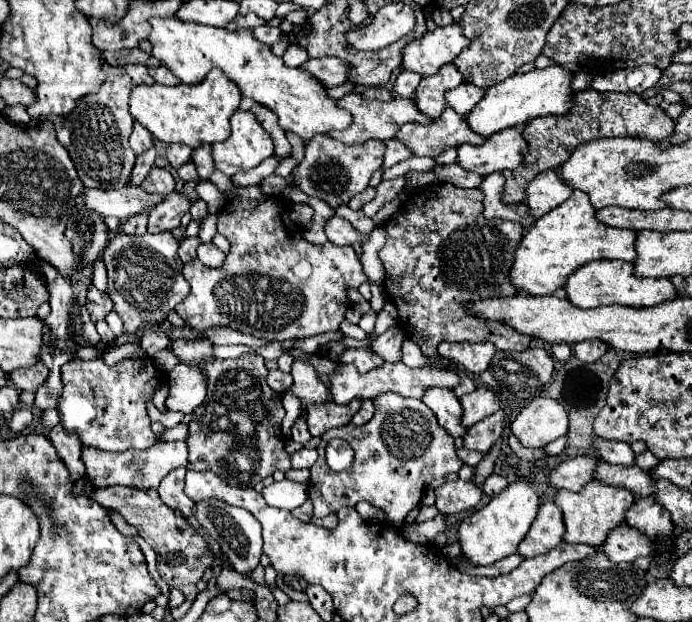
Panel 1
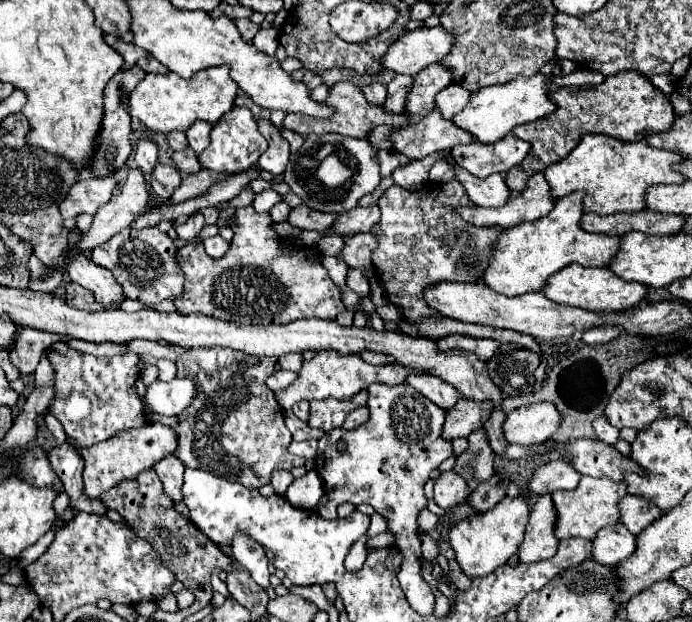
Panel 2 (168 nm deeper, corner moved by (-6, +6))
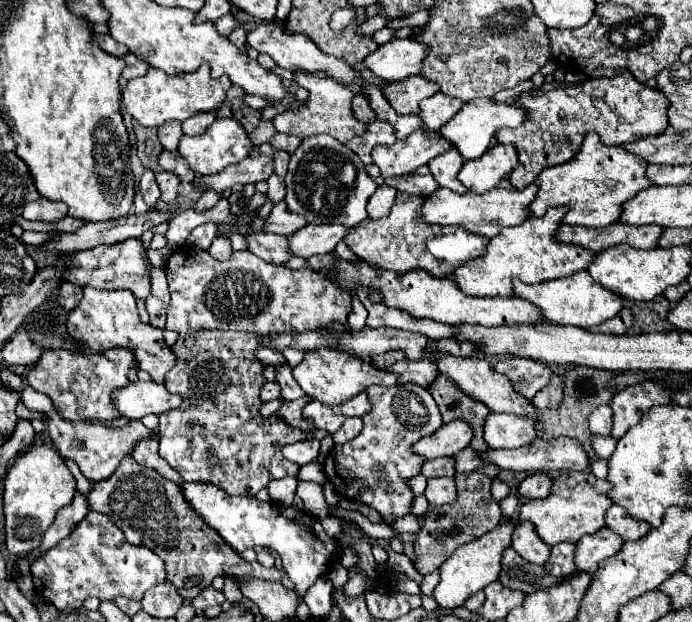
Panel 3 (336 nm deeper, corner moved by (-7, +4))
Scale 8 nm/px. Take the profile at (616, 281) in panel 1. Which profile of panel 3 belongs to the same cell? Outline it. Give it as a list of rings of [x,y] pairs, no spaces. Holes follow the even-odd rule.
[[[579,271],[569,277],[551,279],[535,285],[525,285],[521,281],[515,281],[515,295],[541,307],[543,317],[547,321],[557,325],[577,325],[583,329],[589,329],[615,317],[625,307],[625,301],[623,297],[619,297],[619,293],[611,293],[603,285],[597,285],[597,281],[587,271]]]

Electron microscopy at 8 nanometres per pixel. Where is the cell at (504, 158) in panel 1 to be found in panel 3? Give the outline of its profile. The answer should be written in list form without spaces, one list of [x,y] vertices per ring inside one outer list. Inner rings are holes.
[[[497,143],[487,149],[487,153],[475,161],[465,161],[459,171],[459,181],[471,187],[473,193],[485,193],[499,185],[499,181],[517,167],[515,145]]]

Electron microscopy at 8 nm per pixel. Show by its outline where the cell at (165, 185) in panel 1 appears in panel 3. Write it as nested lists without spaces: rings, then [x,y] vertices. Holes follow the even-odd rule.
[[[159,171],[157,173],[157,185],[161,189],[161,199],[165,203],[171,203],[175,201],[177,197],[177,187],[179,187],[179,177],[175,177],[173,173],[169,171]]]

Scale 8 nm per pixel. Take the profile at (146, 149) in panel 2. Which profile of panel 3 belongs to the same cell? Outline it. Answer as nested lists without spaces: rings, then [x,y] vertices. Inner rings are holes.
[[[145,169],[145,173],[143,173],[143,177],[139,179],[139,189],[141,189],[141,195],[143,195],[143,201],[149,205],[149,207],[153,207],[155,205],[155,201],[159,199],[159,185],[157,185],[157,181],[155,181],[155,173],[151,171],[151,169]]]

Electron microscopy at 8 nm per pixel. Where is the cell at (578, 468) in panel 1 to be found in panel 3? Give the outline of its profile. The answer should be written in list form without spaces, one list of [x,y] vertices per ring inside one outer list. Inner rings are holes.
[[[535,473],[535,475],[529,475],[521,481],[519,495],[527,497],[527,499],[543,499],[551,493],[551,487],[553,487],[553,479],[549,475]]]

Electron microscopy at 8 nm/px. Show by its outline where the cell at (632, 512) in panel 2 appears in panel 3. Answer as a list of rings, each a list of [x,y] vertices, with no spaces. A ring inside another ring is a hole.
[[[611,505],[611,509],[605,515],[605,523],[611,531],[619,533],[625,541],[637,541],[637,539],[645,537],[645,533],[651,529],[651,527],[647,527],[645,521],[633,519],[627,513],[627,509],[623,509],[621,505]]]

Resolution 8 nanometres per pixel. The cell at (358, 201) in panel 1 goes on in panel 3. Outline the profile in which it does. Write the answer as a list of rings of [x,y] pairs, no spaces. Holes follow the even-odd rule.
[[[379,185],[377,191],[371,195],[369,203],[367,203],[367,213],[371,219],[379,219],[383,215],[389,213],[393,201],[395,201],[397,189],[391,185]]]

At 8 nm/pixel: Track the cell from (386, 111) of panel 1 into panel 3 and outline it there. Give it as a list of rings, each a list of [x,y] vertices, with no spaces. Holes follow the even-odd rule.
[[[295,71],[295,81],[305,87],[309,91],[309,103],[297,111],[285,111],[281,115],[277,115],[273,119],[273,125],[279,133],[285,135],[295,135],[299,139],[305,139],[309,135],[319,135],[319,133],[327,133],[343,143],[347,143],[349,139],[353,139],[355,135],[363,135],[367,131],[367,123],[355,119],[353,115],[353,107],[351,101],[355,97],[353,89],[341,85],[335,79],[319,79],[311,73],[303,73],[303,71]]]

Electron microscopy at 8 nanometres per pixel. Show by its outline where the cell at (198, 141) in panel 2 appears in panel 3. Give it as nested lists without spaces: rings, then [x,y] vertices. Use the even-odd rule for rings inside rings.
[[[199,113],[199,117],[189,117],[187,121],[181,123],[183,127],[183,133],[189,135],[189,137],[195,137],[195,135],[201,135],[207,131],[207,127],[215,121],[215,113]]]

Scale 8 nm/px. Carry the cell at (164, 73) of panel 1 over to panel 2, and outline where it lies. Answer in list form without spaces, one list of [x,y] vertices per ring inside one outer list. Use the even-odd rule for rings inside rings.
[[[146,57],[146,59],[140,59],[136,63],[140,69],[144,69],[146,73],[168,73],[168,69],[164,65],[160,65],[154,57]]]

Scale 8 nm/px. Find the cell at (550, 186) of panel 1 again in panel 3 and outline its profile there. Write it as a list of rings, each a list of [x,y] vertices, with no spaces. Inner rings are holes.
[[[531,183],[527,185],[523,191],[505,191],[501,187],[495,187],[487,193],[465,193],[465,195],[459,195],[459,193],[453,193],[449,189],[437,189],[433,195],[427,197],[425,205],[423,205],[423,219],[427,223],[439,223],[439,225],[459,225],[459,227],[465,227],[467,231],[471,233],[477,233],[477,235],[485,235],[485,237],[495,237],[503,227],[513,227],[513,225],[519,225],[523,221],[527,221],[531,217],[531,209],[529,205],[533,203],[535,195],[537,195],[537,185]]]

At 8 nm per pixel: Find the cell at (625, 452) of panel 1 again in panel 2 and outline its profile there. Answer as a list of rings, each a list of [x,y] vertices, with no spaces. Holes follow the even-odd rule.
[[[600,415],[598,419],[594,419],[592,427],[594,427],[594,433],[596,433],[596,439],[598,439],[598,441],[604,441],[604,443],[610,443],[610,445],[612,445],[612,443],[616,443],[618,437],[620,437],[620,435],[618,435],[618,429],[608,423],[606,415]]]

